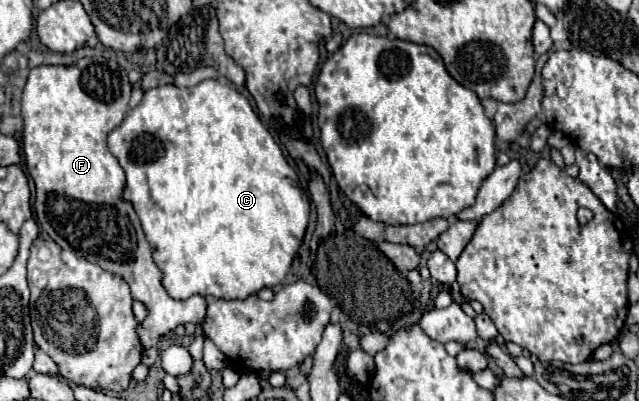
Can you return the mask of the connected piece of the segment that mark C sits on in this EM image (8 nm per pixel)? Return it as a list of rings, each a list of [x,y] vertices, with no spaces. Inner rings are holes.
[[[204,80],[204,82],[196,84],[192,88],[192,92],[180,90],[178,86],[172,86],[172,84],[152,88],[144,94],[144,100],[134,110],[128,112],[124,122],[110,132],[108,148],[126,172],[124,198],[128,202],[132,202],[132,206],[142,222],[146,240],[150,242],[150,248],[152,248],[152,258],[164,274],[162,286],[166,288],[166,292],[172,298],[188,298],[192,294],[200,294],[200,296],[210,294],[214,298],[244,300],[262,288],[272,288],[272,286],[280,284],[286,278],[290,264],[302,244],[306,226],[308,226],[310,202],[302,196],[302,190],[298,186],[298,176],[296,176],[294,168],[286,162],[281,147],[274,142],[272,134],[266,130],[266,126],[260,122],[260,118],[252,110],[250,102],[240,92],[232,90],[228,84],[222,84],[218,80]]]

